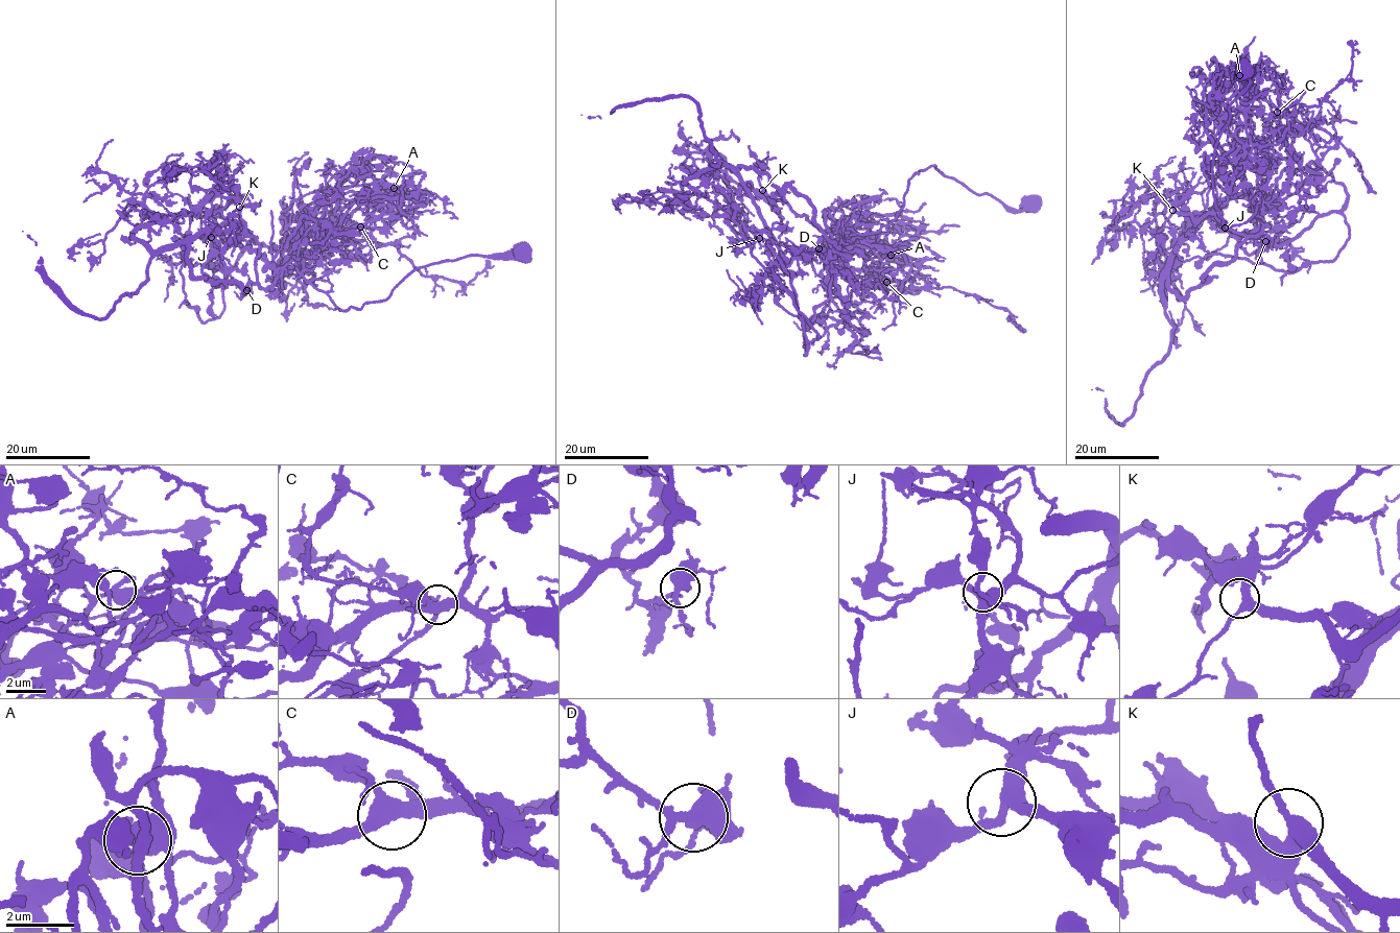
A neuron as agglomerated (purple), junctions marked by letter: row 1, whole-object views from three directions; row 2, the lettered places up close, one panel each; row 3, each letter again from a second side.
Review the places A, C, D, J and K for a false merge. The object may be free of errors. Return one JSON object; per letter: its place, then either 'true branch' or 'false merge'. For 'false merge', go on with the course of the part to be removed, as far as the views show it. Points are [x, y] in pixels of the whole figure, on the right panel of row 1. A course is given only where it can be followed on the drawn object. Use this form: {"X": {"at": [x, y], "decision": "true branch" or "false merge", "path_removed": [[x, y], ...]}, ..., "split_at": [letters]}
{"A": {"at": [1239, 75], "decision": "false merge", "path_removed": [[1239, 75], [1241, 162], [1259, 206], [1232, 224], [1213, 196], [1213, 157], [1251, 82], [1240, 65]]}, "C": {"at": [1277, 112], "decision": "true branch"}, "D": {"at": [1265, 241], "decision": "true branch"}, "J": {"at": [1225, 228], "decision": "true branch"}, "K": {"at": [1172, 210], "decision": "true branch"}, "split_at": ["A"]}

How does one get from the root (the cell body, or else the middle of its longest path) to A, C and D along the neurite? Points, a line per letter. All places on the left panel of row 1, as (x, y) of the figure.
A: (521, 252), (420, 266), (386, 298), (340, 310), (304, 278), (297, 240), (369, 222), (393, 188)
C: (521, 252), (420, 266), (386, 298), (343, 312), (304, 278), (297, 240), (360, 226)
D: (521, 252), (420, 266), (343, 312), (301, 258), (276, 268), (234, 241), (221, 267), (246, 290)

